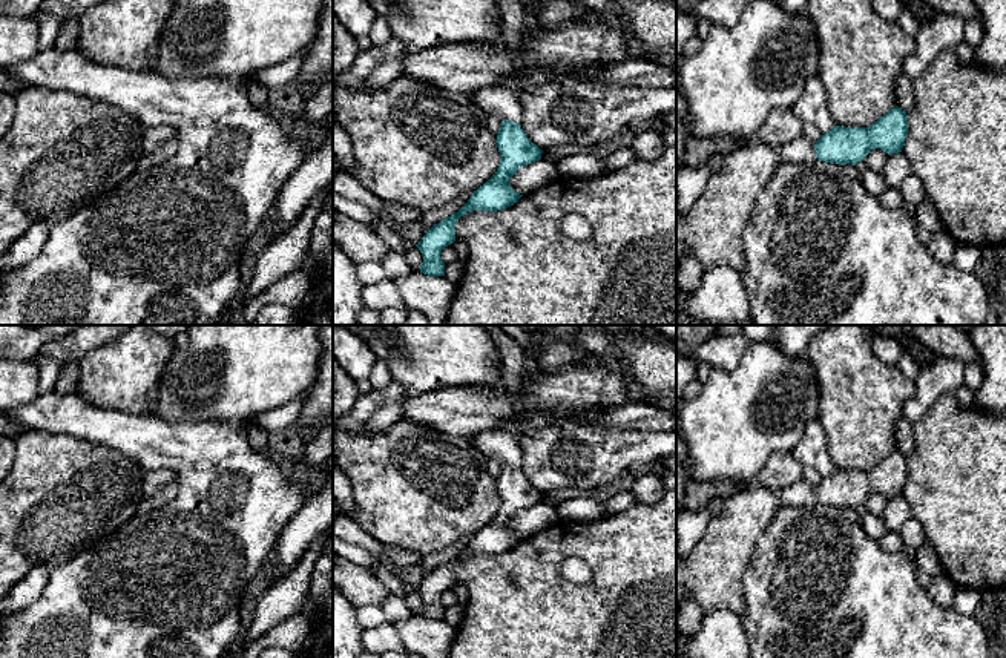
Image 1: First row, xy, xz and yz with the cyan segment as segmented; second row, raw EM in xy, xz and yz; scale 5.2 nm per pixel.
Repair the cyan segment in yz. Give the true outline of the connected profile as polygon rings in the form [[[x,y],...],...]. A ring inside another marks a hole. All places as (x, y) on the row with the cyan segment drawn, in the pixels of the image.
[[[896,106],[870,127],[836,126],[824,133],[814,146],[799,137],[779,150],[779,158],[791,164],[808,164],[819,160],[839,166],[856,166],[874,149],[888,155],[902,152],[906,137],[908,115]]]

